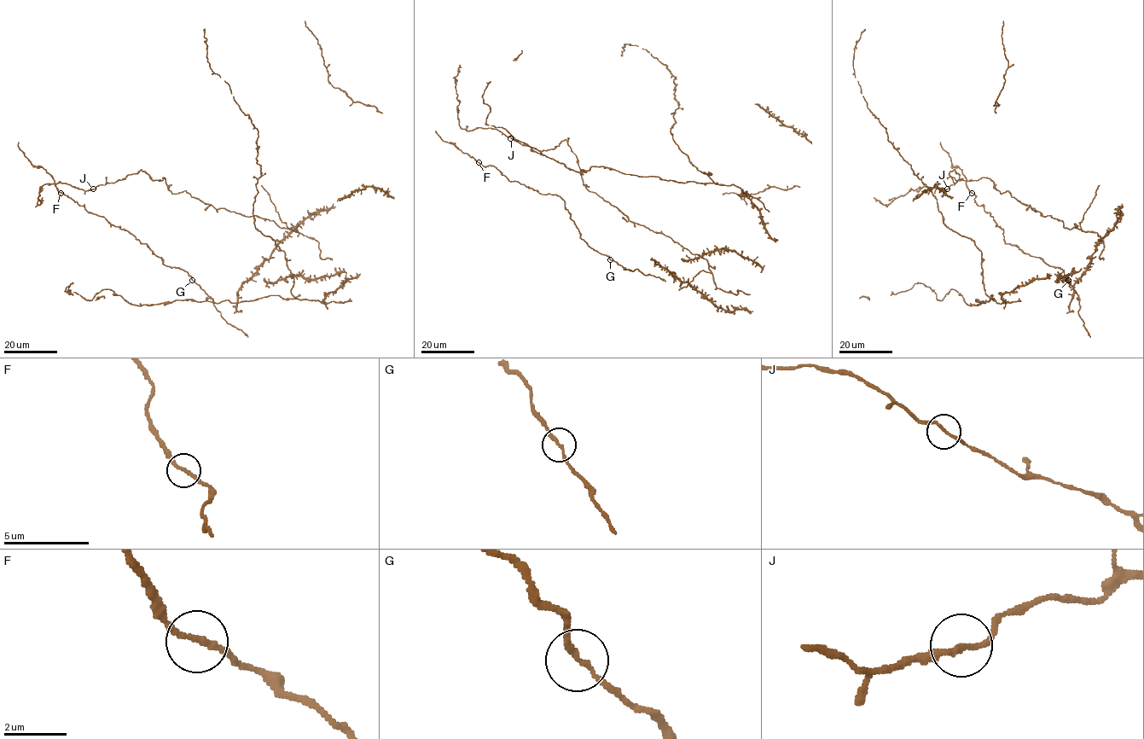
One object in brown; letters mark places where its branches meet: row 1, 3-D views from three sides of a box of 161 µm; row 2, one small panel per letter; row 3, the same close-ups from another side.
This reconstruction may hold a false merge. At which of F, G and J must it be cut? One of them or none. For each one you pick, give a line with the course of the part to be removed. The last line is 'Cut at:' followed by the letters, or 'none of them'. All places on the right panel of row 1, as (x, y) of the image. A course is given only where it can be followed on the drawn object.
Cut at: none of them

